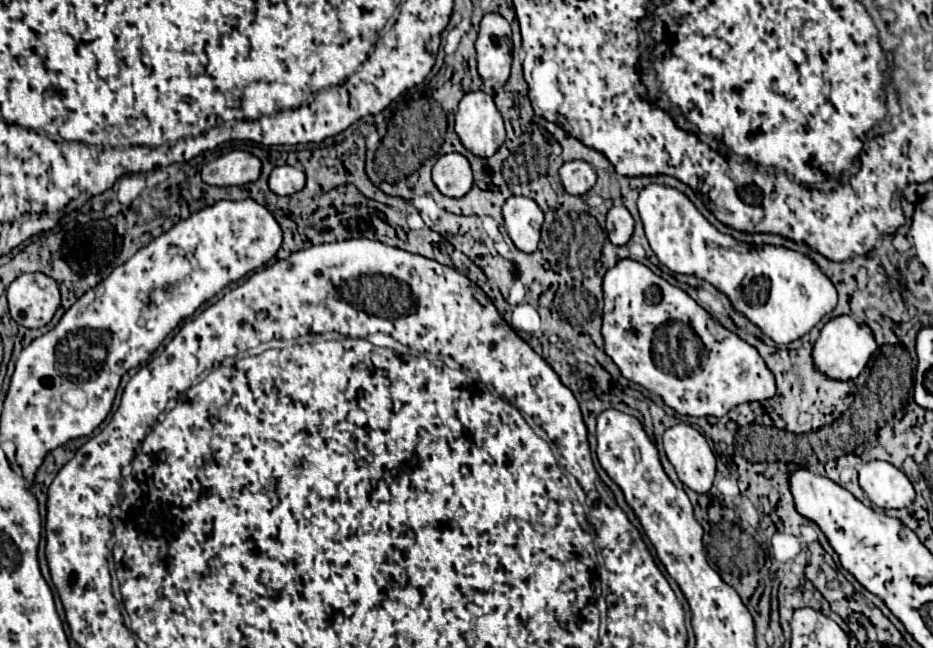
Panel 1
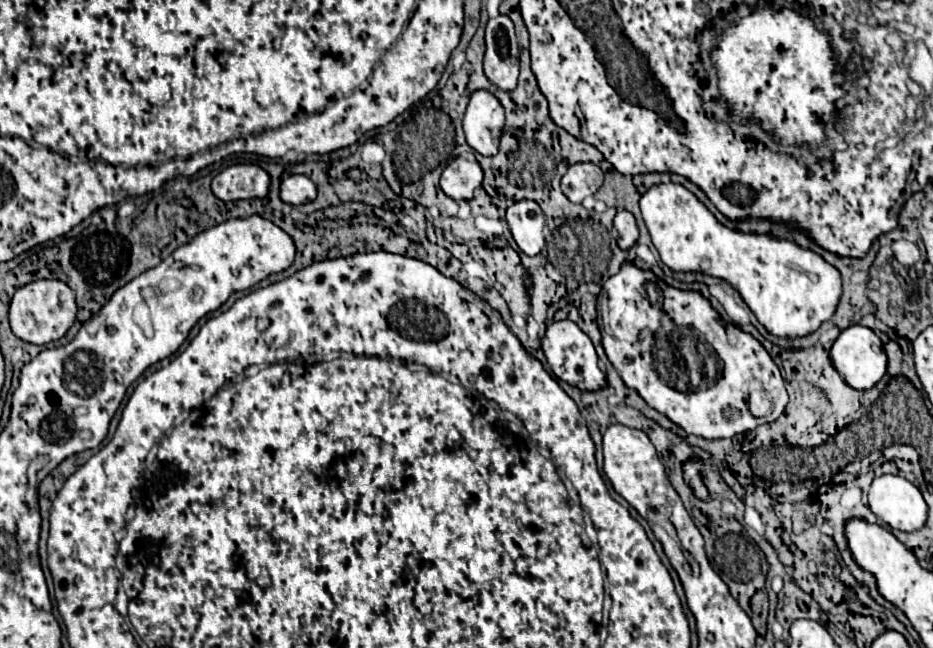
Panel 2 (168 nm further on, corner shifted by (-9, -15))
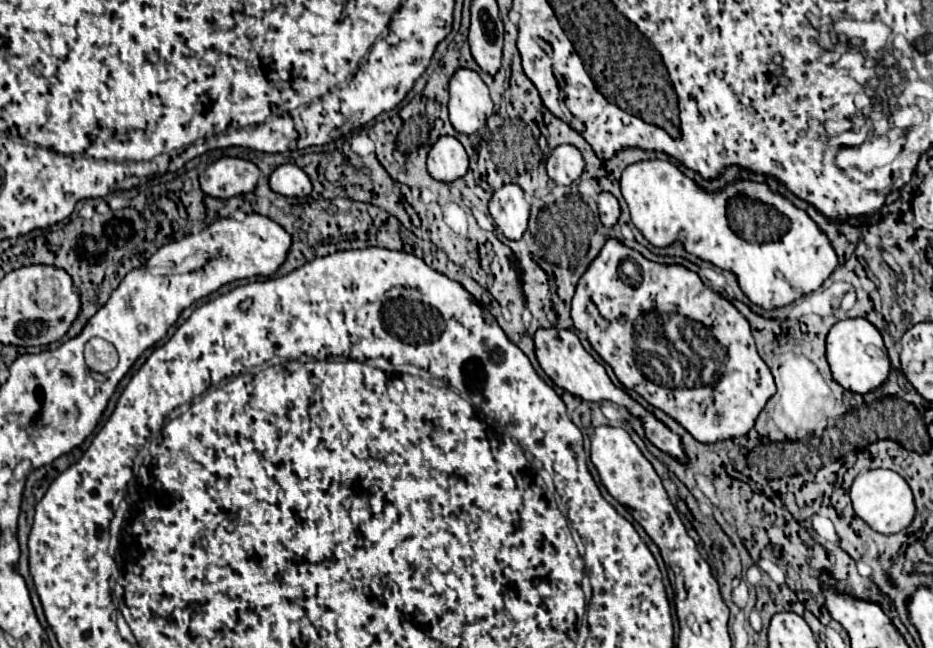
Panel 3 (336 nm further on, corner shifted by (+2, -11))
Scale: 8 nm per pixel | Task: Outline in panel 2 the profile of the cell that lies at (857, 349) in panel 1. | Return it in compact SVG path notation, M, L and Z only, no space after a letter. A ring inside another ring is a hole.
M855 324L855 326L849 326L847 330L843 330L831 348L831 358L833 358L837 372L855 390L869 390L869 388L877 386L879 380L887 372L887 356L883 350L883 342L867 326Z

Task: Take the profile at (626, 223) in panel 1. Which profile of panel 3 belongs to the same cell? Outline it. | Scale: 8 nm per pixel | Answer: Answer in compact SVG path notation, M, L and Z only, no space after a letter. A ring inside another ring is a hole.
M602 192L598 196L598 212L600 212L600 222L604 224L604 228L612 228L618 222L618 216L620 216L618 200L612 194Z

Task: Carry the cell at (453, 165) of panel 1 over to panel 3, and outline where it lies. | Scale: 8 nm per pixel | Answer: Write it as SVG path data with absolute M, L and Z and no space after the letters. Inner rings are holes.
M442 136L428 154L428 172L438 182L454 182L468 172L468 154L464 146L452 138Z

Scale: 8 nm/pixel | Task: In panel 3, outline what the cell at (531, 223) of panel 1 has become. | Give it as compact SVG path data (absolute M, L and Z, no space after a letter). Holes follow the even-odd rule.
M506 184L500 190L496 190L492 194L488 210L498 230L508 240L520 240L524 236L530 218L530 204L520 186Z

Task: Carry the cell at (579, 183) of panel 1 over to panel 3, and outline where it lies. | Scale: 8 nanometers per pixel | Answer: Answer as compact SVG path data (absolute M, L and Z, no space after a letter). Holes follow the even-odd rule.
M570 144L554 148L546 162L550 180L554 180L560 186L570 186L574 180L578 180L582 176L584 168L586 168L586 164L584 164L580 150Z

